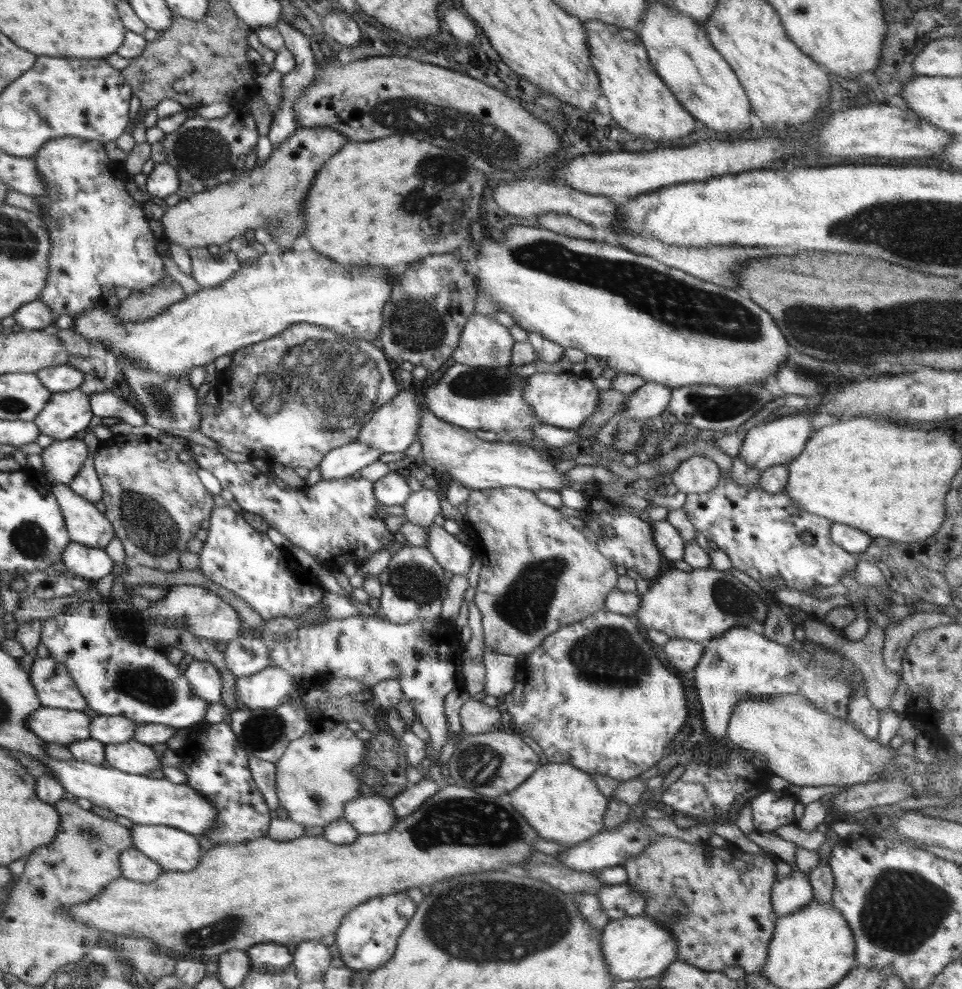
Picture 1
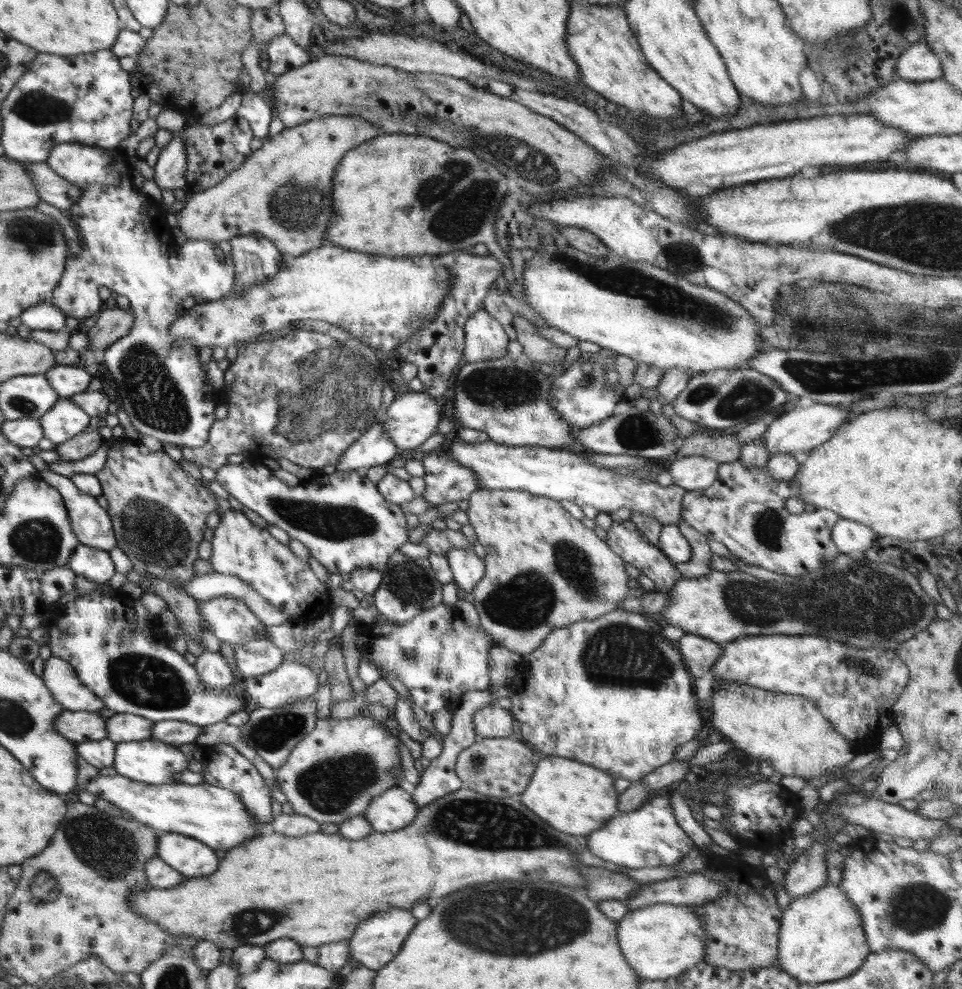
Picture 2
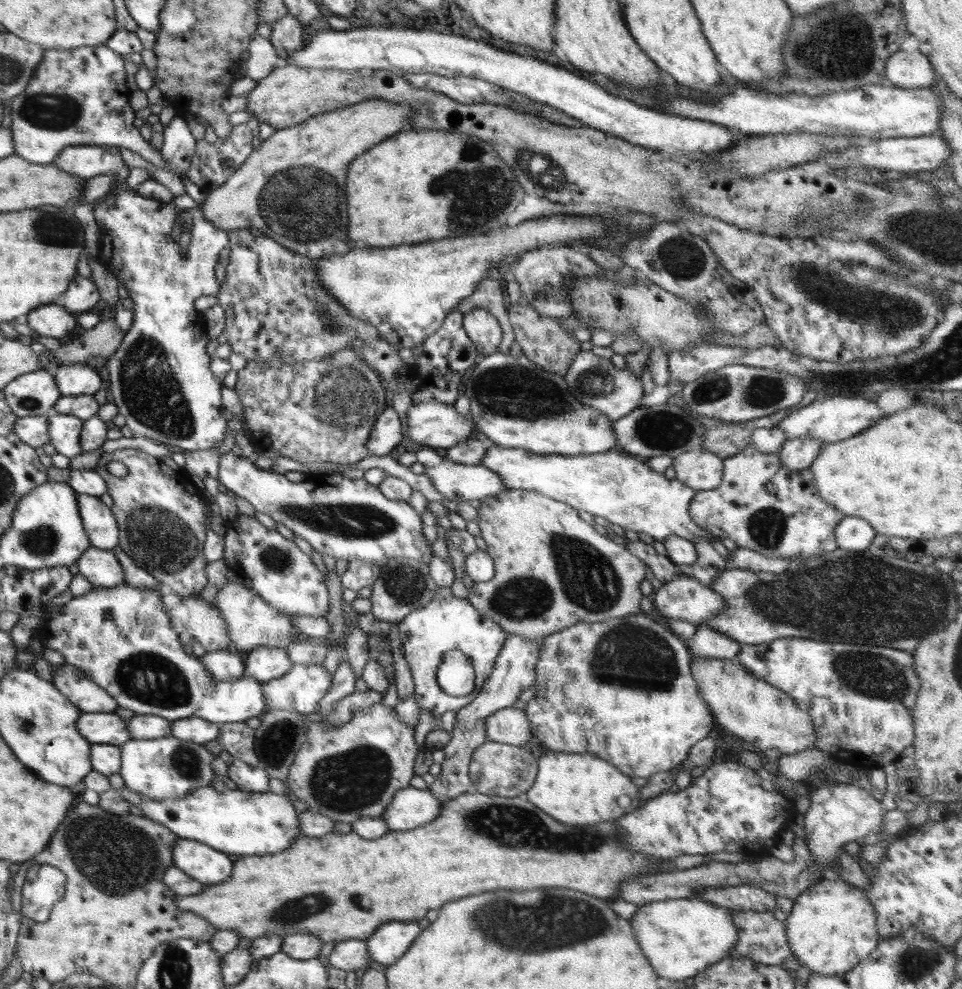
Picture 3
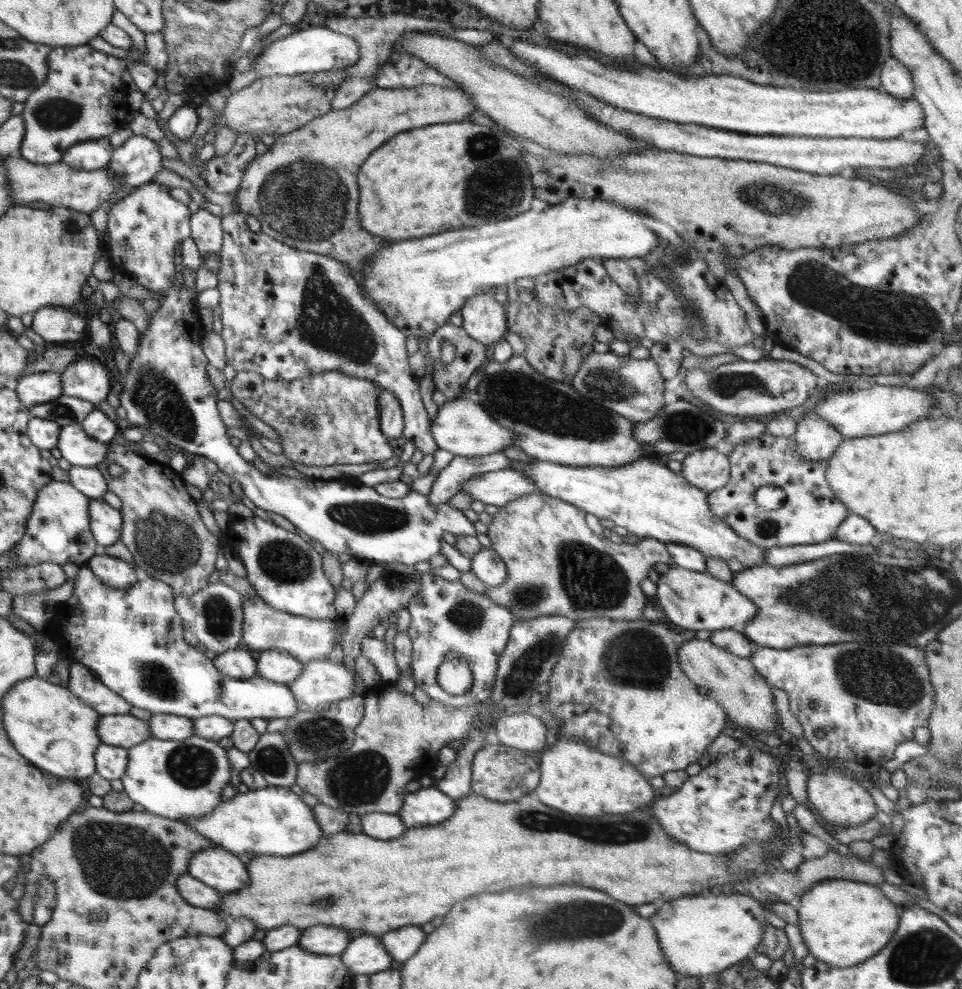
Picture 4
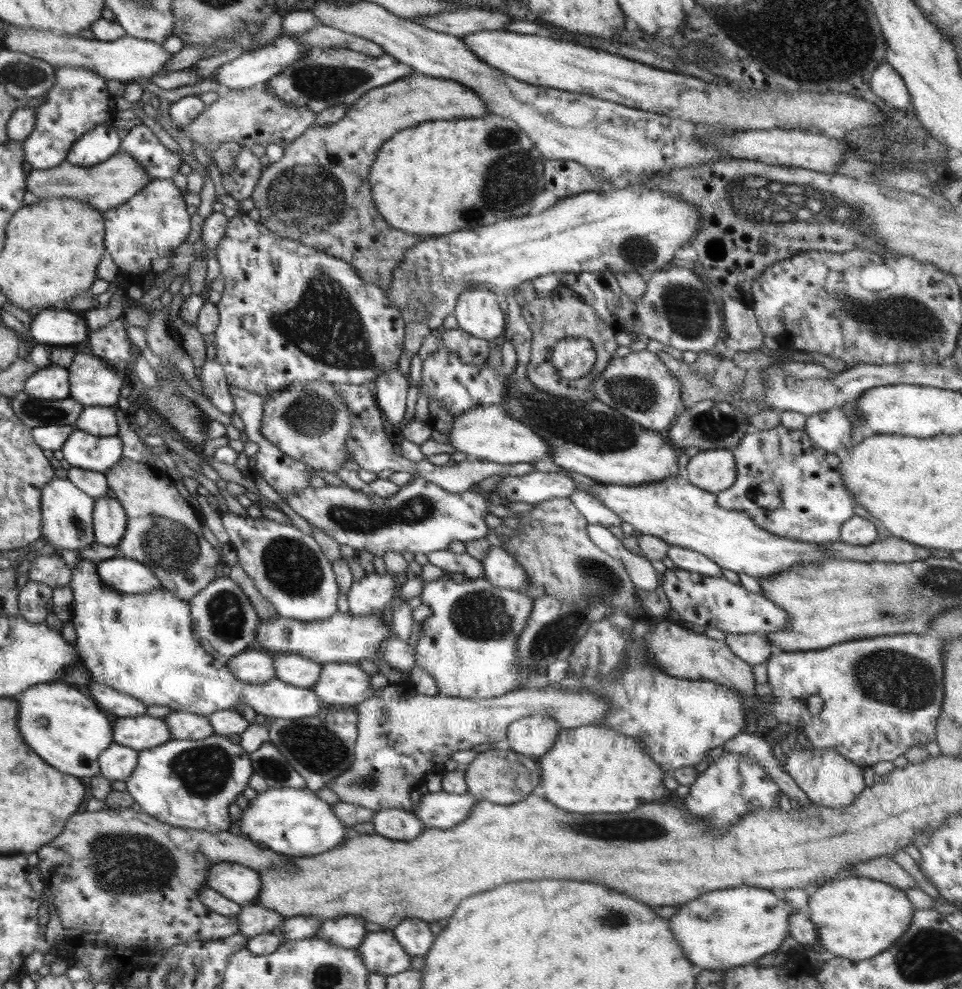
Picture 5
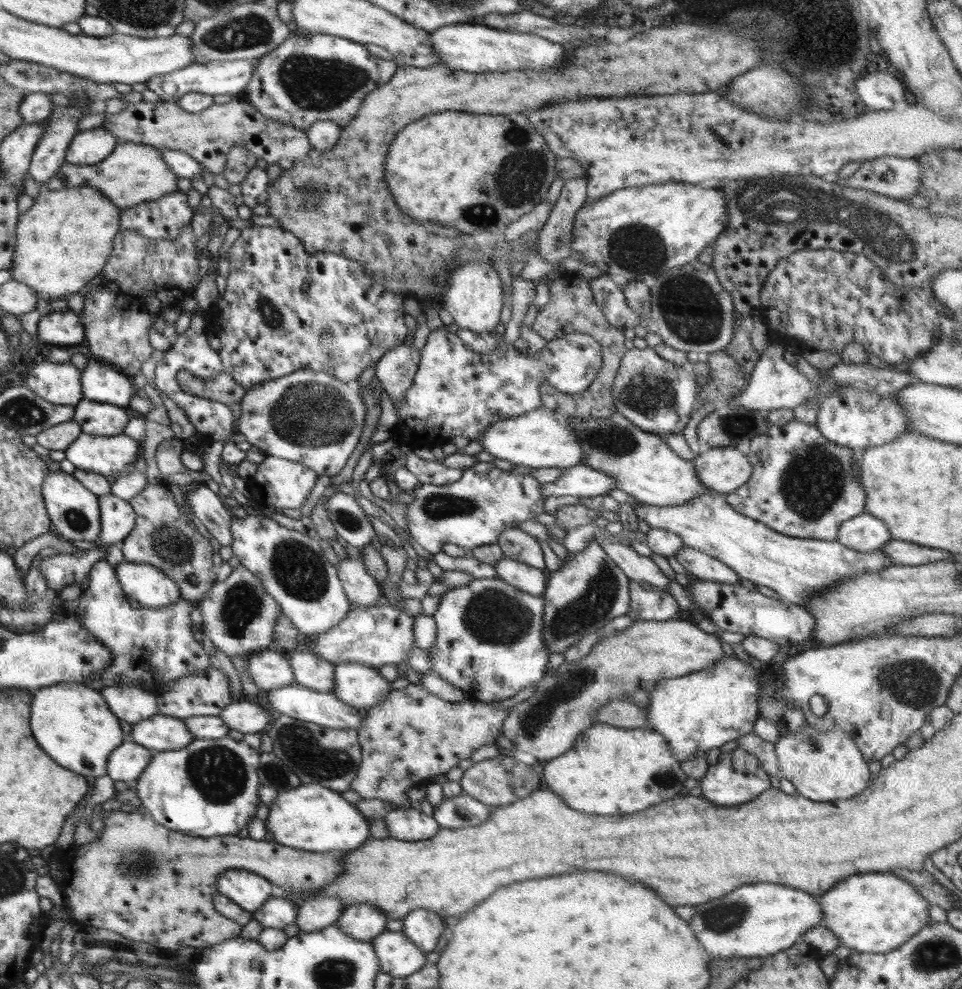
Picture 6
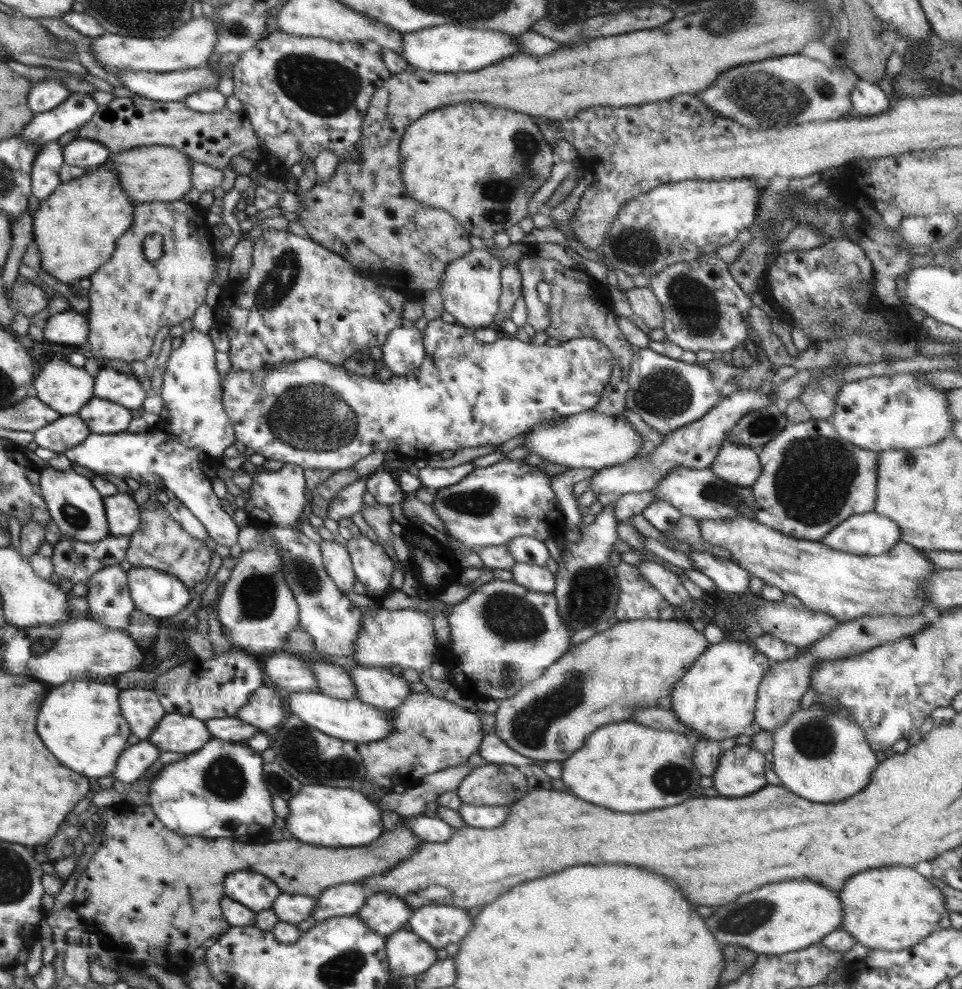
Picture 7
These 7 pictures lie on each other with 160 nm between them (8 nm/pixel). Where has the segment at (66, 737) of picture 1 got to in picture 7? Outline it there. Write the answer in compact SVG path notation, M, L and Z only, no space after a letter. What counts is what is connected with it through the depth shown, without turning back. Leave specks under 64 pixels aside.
M170 713L162 717L147 741L157 746L160 752L191 753L212 738L206 722L200 718Z

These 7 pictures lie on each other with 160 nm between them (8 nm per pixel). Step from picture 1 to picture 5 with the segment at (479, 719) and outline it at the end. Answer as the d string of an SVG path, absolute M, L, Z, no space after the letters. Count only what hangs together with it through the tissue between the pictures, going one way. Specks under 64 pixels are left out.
M531 714L512 722L506 730L510 748L515 753L539 759L557 741L560 725L548 714Z

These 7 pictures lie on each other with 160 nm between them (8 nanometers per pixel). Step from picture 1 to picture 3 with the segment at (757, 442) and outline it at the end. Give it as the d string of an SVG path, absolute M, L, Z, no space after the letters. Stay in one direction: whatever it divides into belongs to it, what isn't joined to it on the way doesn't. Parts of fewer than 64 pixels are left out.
M834 396L832 398L818 399L810 404L796 409L788 414L777 427L783 430L787 440L791 440L801 435L809 435L814 439L822 441L828 445L834 442L847 440L856 433L861 433L876 421L880 421L886 413L882 413L876 400L870 400L863 396Z

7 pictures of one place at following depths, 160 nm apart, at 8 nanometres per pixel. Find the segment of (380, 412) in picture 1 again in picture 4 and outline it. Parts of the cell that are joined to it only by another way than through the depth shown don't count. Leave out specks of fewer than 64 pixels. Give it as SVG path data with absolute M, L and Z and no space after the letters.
M475 398L454 399L439 406L436 418L431 421L431 433L437 446L450 451L455 456L488 456L503 451L506 447L516 447L513 430L500 426Z

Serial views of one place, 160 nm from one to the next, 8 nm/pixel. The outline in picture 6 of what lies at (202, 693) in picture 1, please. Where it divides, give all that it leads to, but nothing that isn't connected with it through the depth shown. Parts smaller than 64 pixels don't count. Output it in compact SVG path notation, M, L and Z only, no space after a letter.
M262 650L246 657L246 670L259 689L269 691L295 683L287 653Z

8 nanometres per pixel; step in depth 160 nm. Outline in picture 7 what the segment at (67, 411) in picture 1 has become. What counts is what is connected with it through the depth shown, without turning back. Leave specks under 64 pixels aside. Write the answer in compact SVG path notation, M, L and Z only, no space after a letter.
M194 328L185 332L181 338L180 347L172 349L168 358L160 390L164 405L168 408L168 418L159 420L157 425L152 426L146 433L134 434L127 430L108 434L90 433L86 440L82 440L82 443L65 451L64 456L76 466L80 465L97 475L106 473L122 478L133 478L138 483L162 484L163 491L168 490L174 493L179 502L206 527L207 533L214 542L231 548L237 544L239 528L223 510L220 498L213 493L212 475L202 471L202 464L210 464L215 469L221 467L221 461L225 457L224 452L236 442L232 423L222 404L222 377L216 371L214 358L218 352L208 334Z

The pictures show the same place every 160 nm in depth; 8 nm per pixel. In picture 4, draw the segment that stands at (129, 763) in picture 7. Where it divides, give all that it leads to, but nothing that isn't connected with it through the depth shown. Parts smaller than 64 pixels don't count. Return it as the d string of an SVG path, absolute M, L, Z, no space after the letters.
M104 744L96 752L97 773L108 780L118 780L125 776L129 766L129 749Z

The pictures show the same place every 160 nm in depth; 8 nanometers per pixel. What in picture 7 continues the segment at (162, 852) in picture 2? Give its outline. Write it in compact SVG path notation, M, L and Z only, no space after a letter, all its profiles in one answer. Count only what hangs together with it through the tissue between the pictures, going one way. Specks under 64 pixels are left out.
M256 870L227 874L222 884L222 895L256 912L271 908L280 893L271 878Z

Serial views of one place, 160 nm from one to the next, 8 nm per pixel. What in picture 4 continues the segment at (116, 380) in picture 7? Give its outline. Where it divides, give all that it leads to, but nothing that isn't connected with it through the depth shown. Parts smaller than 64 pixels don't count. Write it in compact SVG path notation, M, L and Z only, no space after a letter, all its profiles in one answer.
M74 361L61 372L63 394L89 400L94 406L106 401L112 386L110 371L98 362Z

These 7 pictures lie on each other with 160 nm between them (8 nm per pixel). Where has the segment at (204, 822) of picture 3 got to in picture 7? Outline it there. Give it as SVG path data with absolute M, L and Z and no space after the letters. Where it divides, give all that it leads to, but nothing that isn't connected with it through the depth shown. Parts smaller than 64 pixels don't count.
M324 784L303 785L301 789L287 802L289 813L285 816L285 837L298 839L300 842L311 845L322 845L332 847L355 847L370 844L383 832L381 812L375 797L368 792L356 791L350 788L332 788Z

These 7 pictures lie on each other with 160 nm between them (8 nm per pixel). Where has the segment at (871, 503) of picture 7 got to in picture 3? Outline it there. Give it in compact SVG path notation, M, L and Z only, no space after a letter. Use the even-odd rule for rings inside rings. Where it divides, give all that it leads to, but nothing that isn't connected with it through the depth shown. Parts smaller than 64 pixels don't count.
M752 444L740 453L723 460L723 478L716 489L698 491L690 504L690 519L700 527L705 527L710 534L722 540L728 538L738 547L744 547L762 556L770 558L795 558L797 564L811 556L824 552L834 552L837 544L834 536L836 525L845 515L836 508L822 501L814 487L814 475L810 468L788 470L781 467L780 452L760 453ZM767 484L772 484L774 492L767 491Z

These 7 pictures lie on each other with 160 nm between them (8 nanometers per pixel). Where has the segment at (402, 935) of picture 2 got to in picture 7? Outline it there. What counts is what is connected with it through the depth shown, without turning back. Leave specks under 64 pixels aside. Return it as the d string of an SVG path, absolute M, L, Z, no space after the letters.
M436 902L413 909L408 924L410 931L413 931L420 939L437 950L446 948L448 944L460 944L466 936L469 936L470 930L474 926L474 919L468 915L468 908L448 906L445 903Z

